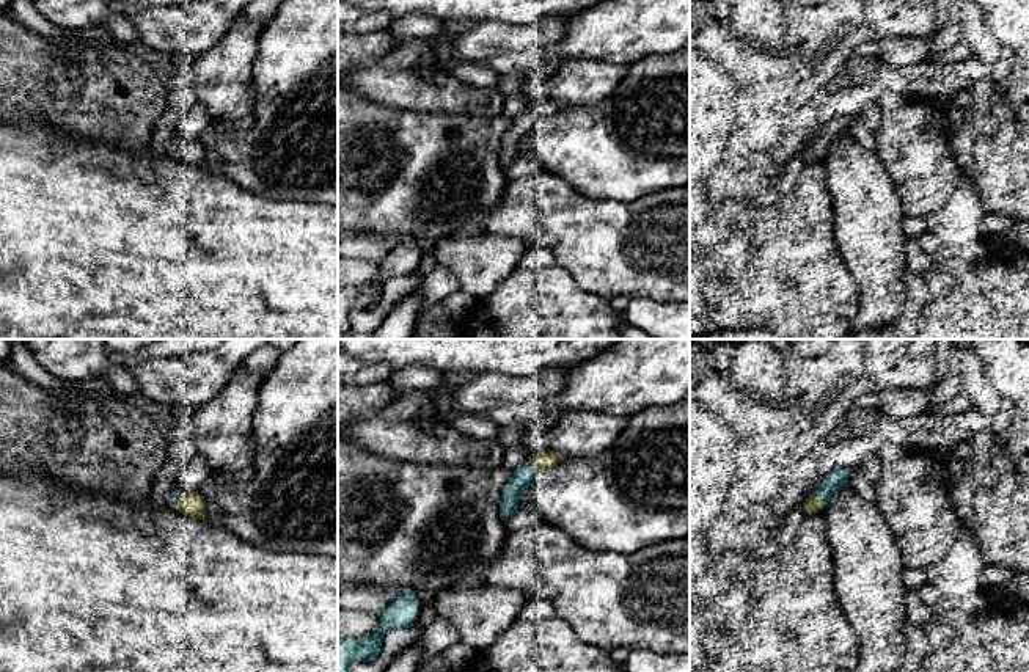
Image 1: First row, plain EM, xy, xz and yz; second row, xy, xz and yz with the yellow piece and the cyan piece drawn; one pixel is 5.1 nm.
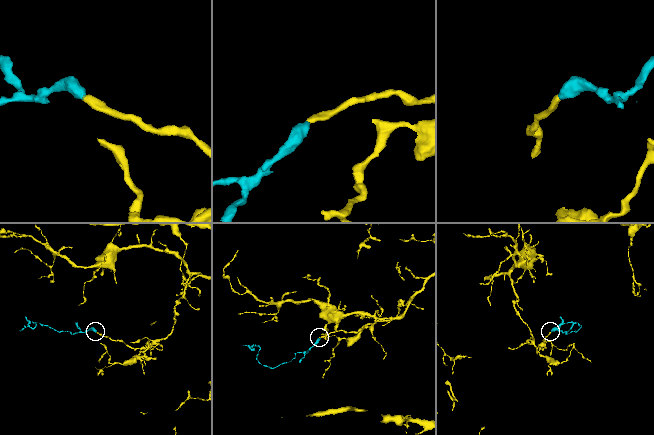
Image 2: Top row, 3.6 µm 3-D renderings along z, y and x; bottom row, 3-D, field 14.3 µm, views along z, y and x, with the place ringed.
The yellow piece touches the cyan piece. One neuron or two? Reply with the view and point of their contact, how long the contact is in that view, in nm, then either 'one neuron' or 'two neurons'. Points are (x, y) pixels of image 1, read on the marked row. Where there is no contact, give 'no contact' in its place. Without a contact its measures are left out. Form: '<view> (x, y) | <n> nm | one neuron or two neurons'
yz (819, 501) | 90 nm | one neuron

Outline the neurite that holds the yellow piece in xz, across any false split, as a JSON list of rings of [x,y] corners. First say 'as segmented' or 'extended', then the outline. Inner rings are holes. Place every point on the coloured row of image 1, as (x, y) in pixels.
extended | [[[548,449],[542,455],[529,458],[528,463],[512,473],[511,480],[503,488],[500,501],[500,517],[503,521],[517,512],[523,490],[533,482],[537,473],[556,466],[561,460],[562,457],[558,452]]]

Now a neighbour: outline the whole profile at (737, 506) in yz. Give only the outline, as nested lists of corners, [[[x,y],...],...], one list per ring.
[[[737,480],[731,491],[727,493],[727,501],[724,506],[724,515],[735,521],[742,523],[749,517],[749,498],[745,487]]]

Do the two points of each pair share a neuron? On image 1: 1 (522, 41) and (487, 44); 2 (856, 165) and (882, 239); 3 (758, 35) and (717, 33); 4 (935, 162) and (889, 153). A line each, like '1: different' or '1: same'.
1: same
2: same
3: different
4: same

